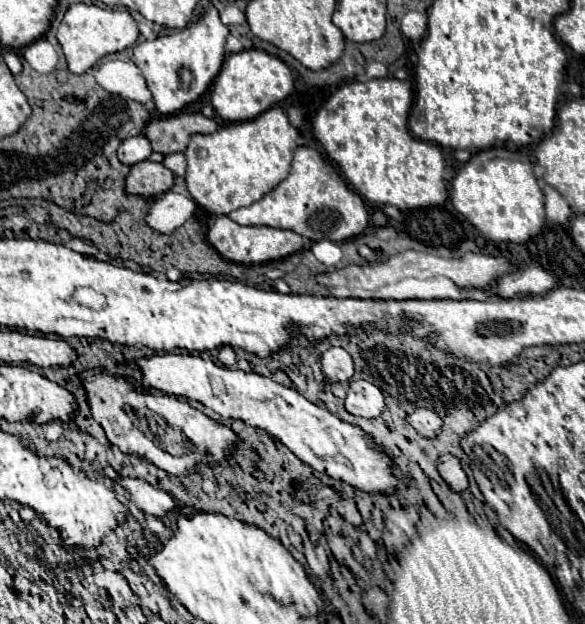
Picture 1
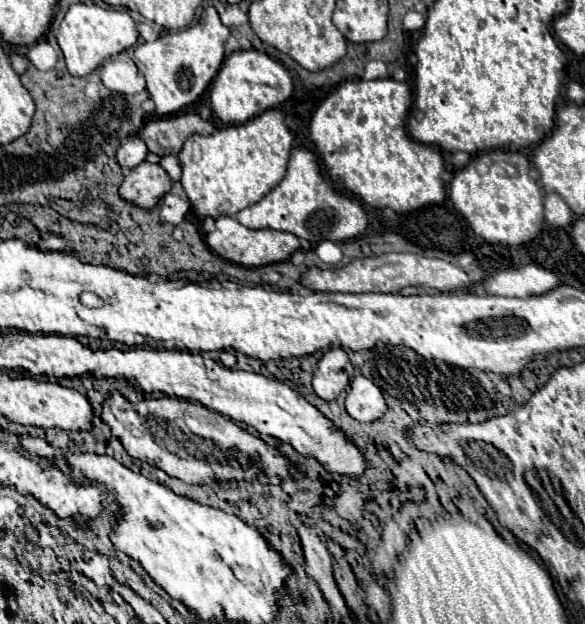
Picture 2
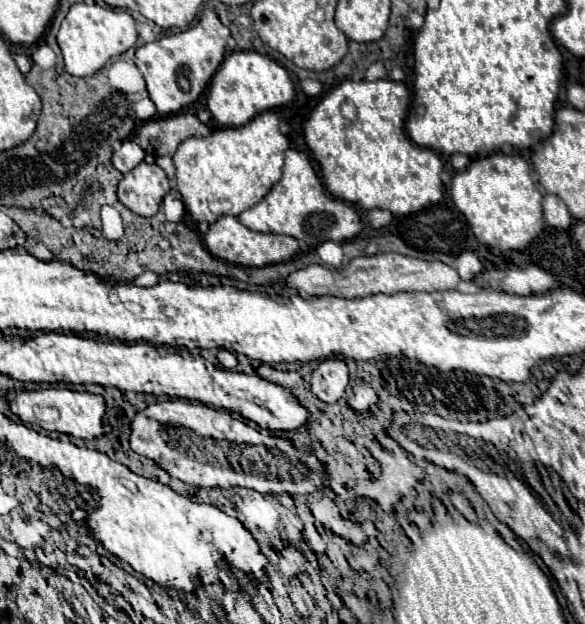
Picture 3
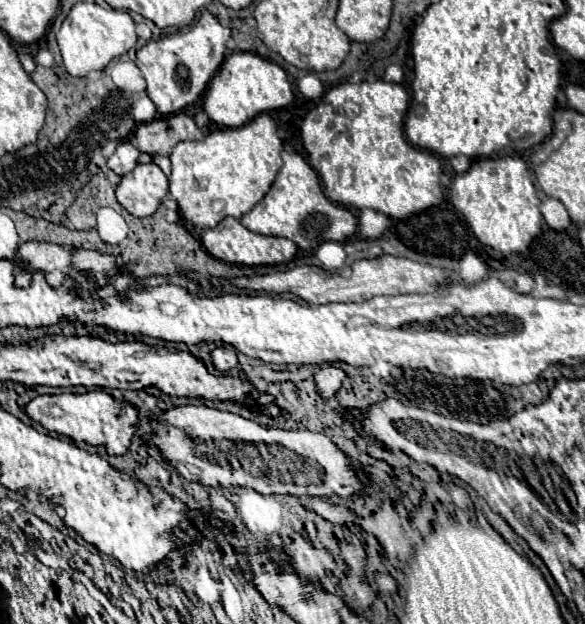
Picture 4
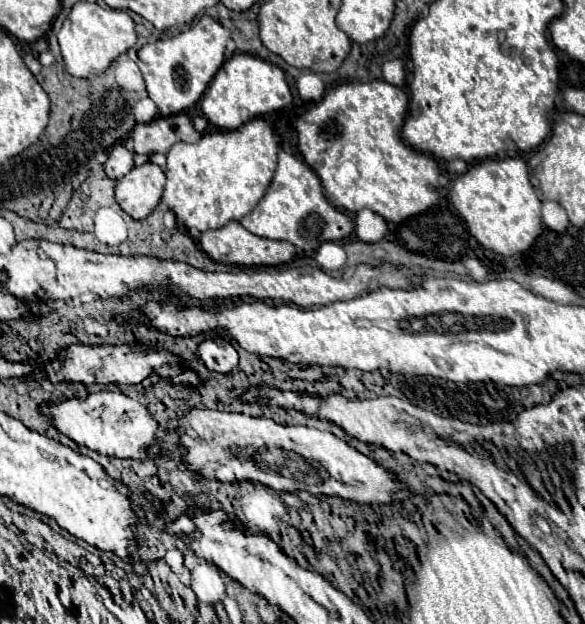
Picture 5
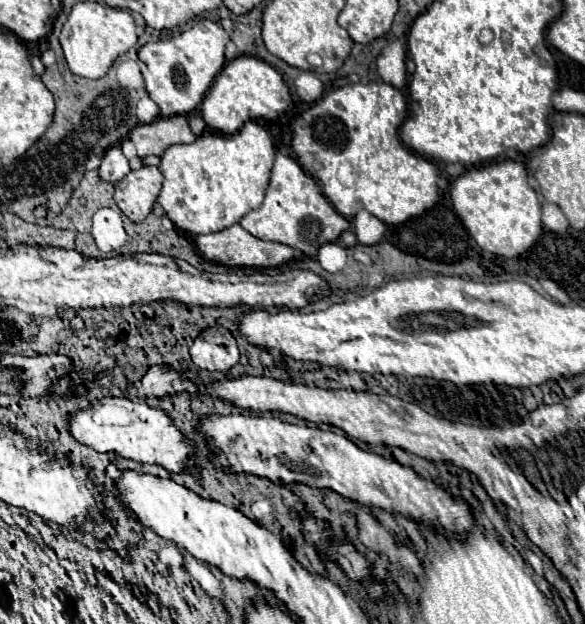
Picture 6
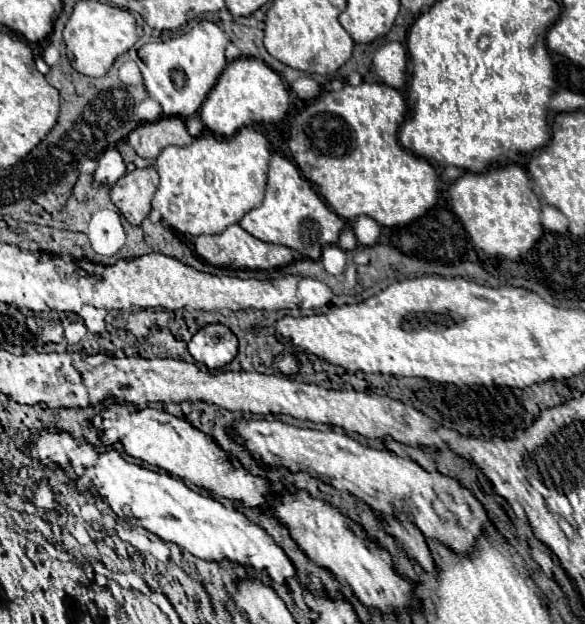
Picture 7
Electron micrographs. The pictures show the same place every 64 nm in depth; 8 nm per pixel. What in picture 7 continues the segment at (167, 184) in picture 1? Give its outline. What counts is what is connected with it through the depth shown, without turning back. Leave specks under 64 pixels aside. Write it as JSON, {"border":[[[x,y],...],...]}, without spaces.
{"border":[[[148,166],[128,172],[112,186],[112,202],[130,224],[138,226],[150,214],[150,202],[158,188],[158,180],[158,172]]]}

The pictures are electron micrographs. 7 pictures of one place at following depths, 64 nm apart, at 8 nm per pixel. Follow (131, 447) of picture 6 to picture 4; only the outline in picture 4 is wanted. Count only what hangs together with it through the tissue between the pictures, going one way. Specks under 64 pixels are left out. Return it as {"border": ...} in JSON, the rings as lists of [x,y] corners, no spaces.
{"border":[[[86,392],[86,394],[40,394],[32,398],[24,412],[30,420],[42,424],[48,432],[66,434],[74,442],[86,442],[92,446],[104,444],[108,454],[128,452],[130,438],[138,426],[138,410],[128,402],[118,402],[106,392]]]}

